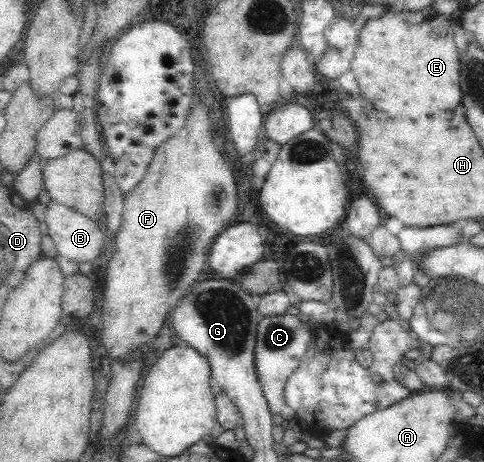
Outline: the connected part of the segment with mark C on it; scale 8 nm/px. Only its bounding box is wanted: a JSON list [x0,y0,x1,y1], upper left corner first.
[255,313,311,418]

